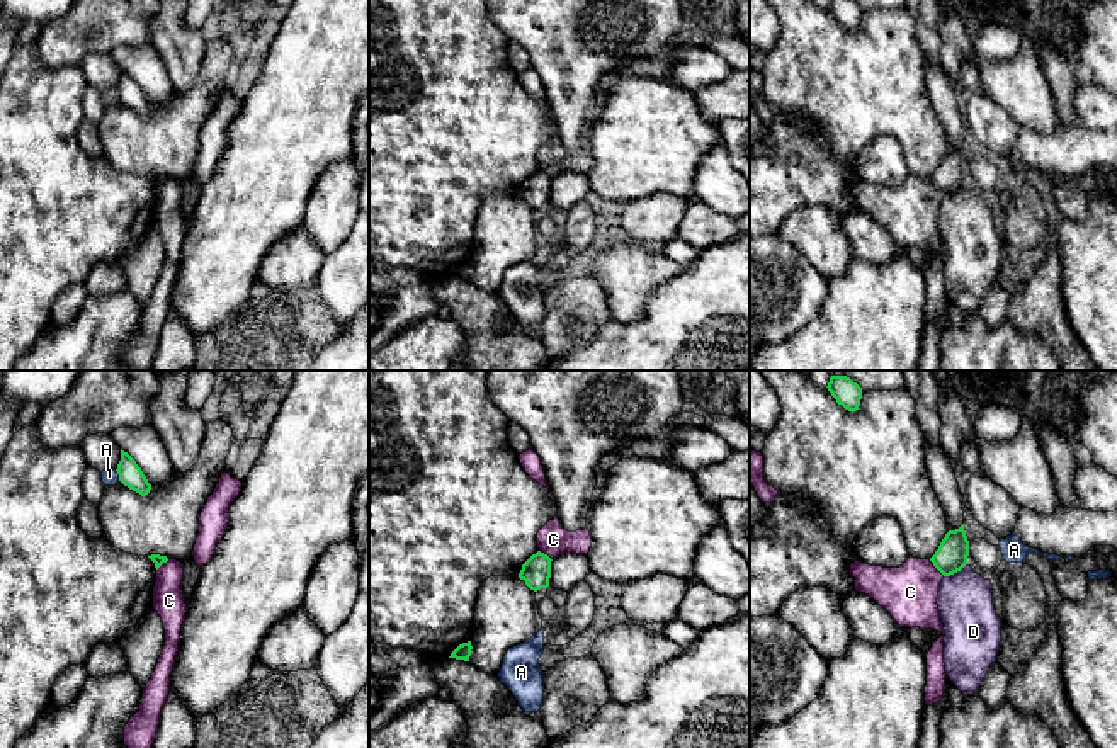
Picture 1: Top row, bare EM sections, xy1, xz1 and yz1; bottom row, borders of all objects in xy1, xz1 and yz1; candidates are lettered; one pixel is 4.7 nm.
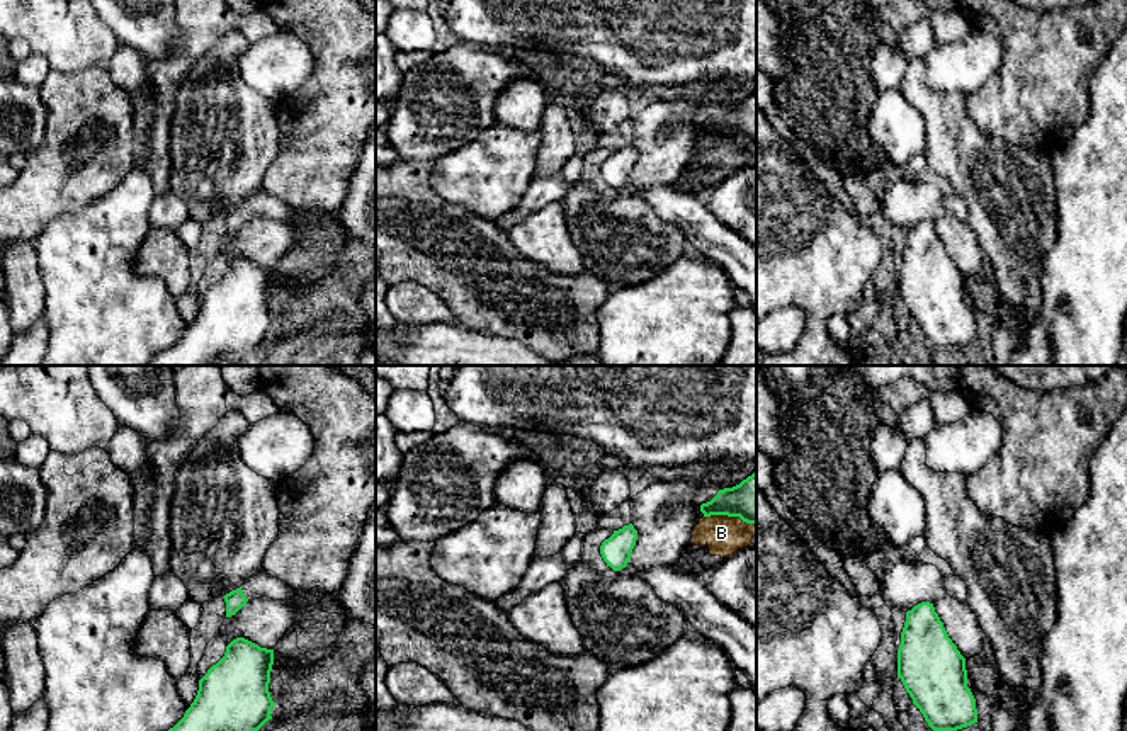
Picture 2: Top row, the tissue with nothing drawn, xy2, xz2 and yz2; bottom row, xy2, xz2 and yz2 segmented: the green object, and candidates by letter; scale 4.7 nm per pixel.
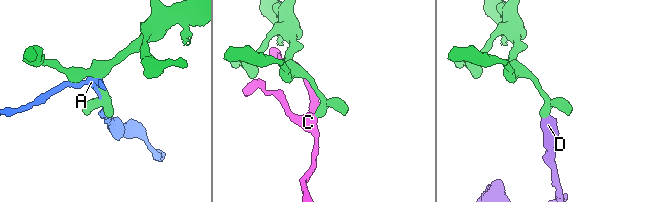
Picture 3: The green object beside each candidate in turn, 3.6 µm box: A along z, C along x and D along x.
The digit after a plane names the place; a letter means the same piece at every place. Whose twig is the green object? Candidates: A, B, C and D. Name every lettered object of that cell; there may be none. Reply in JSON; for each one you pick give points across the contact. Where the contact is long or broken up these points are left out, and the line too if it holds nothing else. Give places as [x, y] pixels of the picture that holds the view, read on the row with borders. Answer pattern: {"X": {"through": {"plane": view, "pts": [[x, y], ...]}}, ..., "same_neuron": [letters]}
{"same_neuron": []}

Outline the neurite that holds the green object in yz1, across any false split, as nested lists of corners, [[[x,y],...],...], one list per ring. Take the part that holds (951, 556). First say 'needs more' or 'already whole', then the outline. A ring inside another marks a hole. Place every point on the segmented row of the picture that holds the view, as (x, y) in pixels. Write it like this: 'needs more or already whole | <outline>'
already whole | [[[962,524],[959,529],[945,534],[930,561],[944,576],[950,576],[967,564],[967,556],[969,541]]]

